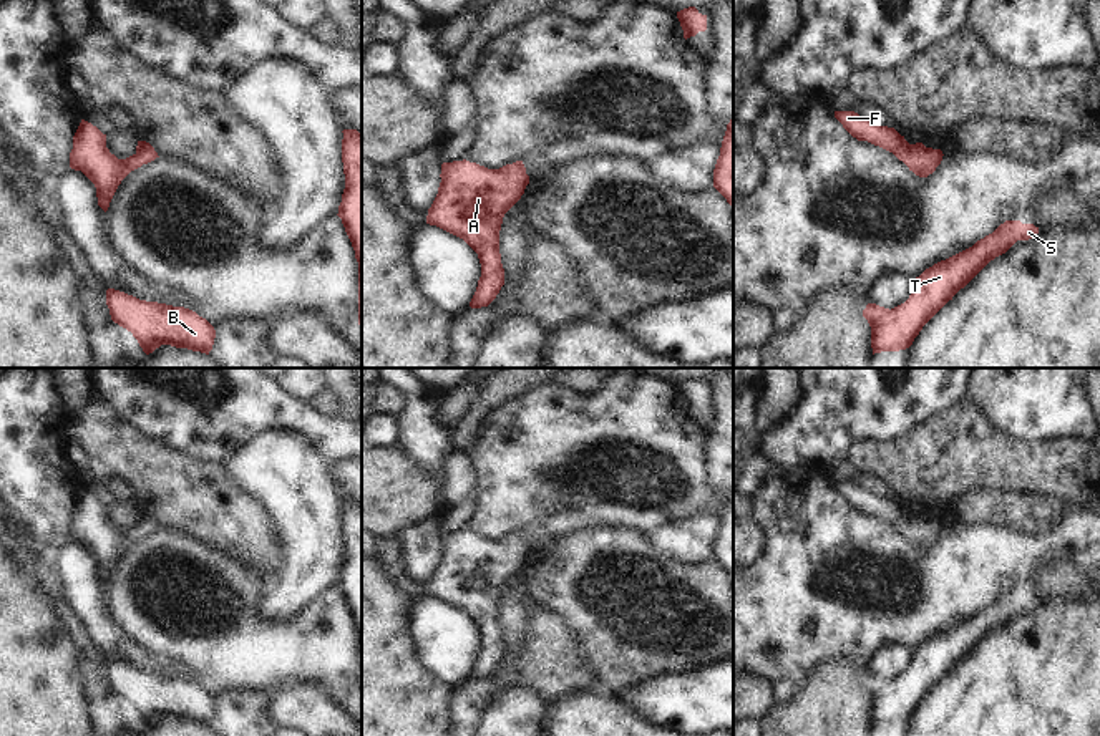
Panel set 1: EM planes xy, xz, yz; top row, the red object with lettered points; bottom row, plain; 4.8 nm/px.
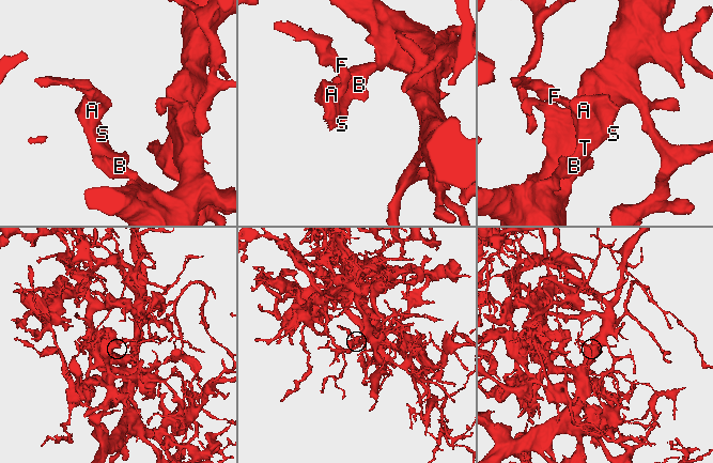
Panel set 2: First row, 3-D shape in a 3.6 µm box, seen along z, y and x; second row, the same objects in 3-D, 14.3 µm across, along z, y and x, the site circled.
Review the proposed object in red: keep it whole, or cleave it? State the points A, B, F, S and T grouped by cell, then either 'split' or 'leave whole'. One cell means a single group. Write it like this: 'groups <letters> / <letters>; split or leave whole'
groups A B F S T; leave whole

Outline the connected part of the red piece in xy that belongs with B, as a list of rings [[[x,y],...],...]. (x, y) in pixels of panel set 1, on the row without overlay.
[[[114,660],[106,661],[106,676],[111,691],[131,703],[146,726],[161,716],[206,726],[212,721],[214,698],[189,680],[139,671]]]

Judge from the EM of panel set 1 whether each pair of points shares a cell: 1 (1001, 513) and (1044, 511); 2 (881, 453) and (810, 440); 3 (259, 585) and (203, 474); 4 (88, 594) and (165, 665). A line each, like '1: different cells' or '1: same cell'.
1: same cell
2: different cells
3: different cells
4: same cell

